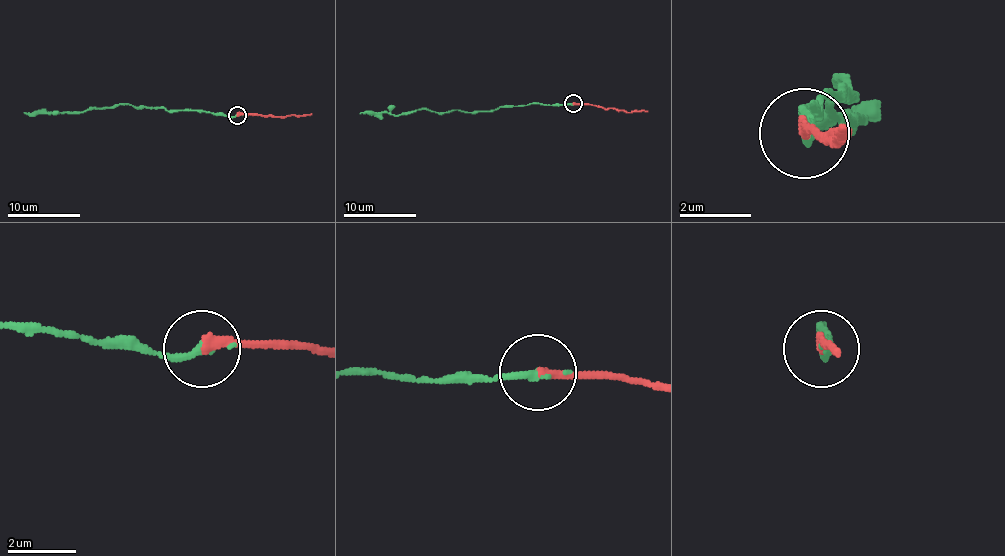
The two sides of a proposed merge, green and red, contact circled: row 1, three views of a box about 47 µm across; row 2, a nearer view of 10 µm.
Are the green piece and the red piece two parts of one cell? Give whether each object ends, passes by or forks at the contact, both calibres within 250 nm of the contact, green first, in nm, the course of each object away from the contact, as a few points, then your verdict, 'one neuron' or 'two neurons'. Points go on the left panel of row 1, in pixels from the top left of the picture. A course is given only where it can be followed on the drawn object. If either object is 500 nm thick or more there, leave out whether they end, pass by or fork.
green ends; red ends; calibres 240 and 300 nm; course green (237, 116), (130, 105), (82, 112), (24, 112); course red (237, 116), (312, 114); one neuron

